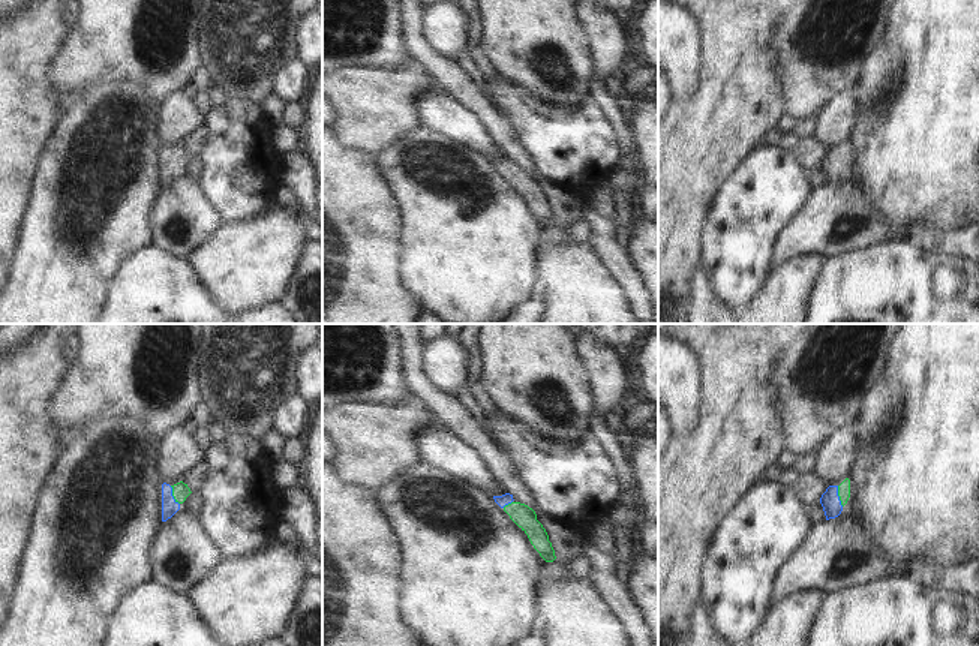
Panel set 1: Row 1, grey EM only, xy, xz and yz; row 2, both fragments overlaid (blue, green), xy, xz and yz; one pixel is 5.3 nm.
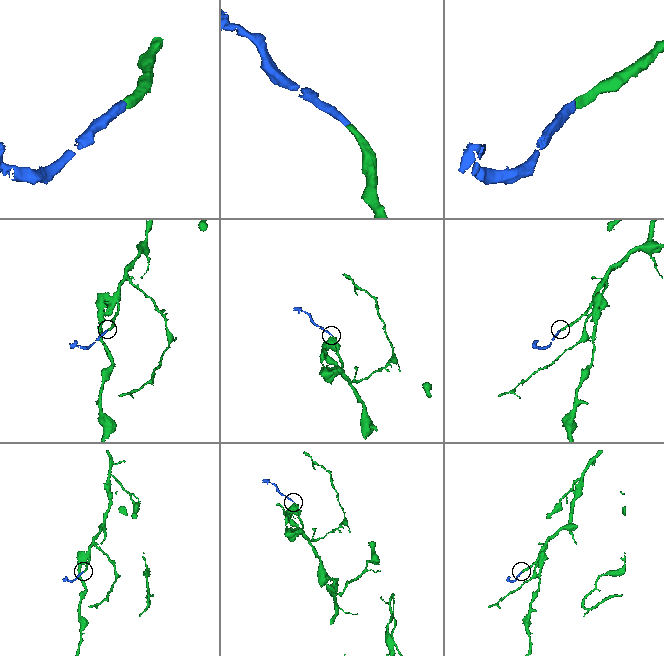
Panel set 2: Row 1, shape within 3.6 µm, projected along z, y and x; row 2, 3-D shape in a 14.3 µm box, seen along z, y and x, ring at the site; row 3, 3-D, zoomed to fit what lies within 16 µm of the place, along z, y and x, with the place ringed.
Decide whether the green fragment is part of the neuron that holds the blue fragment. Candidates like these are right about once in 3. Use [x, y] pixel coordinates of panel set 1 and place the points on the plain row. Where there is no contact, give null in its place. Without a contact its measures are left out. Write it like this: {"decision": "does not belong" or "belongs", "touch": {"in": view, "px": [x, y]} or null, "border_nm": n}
{"decision": "belongs", "touch": {"in": "yz", "px": [838, 161]}, "border_nm": 120}

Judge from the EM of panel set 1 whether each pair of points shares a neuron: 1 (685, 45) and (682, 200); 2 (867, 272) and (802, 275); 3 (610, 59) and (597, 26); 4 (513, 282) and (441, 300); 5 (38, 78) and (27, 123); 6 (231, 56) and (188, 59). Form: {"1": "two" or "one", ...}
{"1": "two", "2": "two", "3": "one", "4": "one", "5": "one", "6": "two"}

